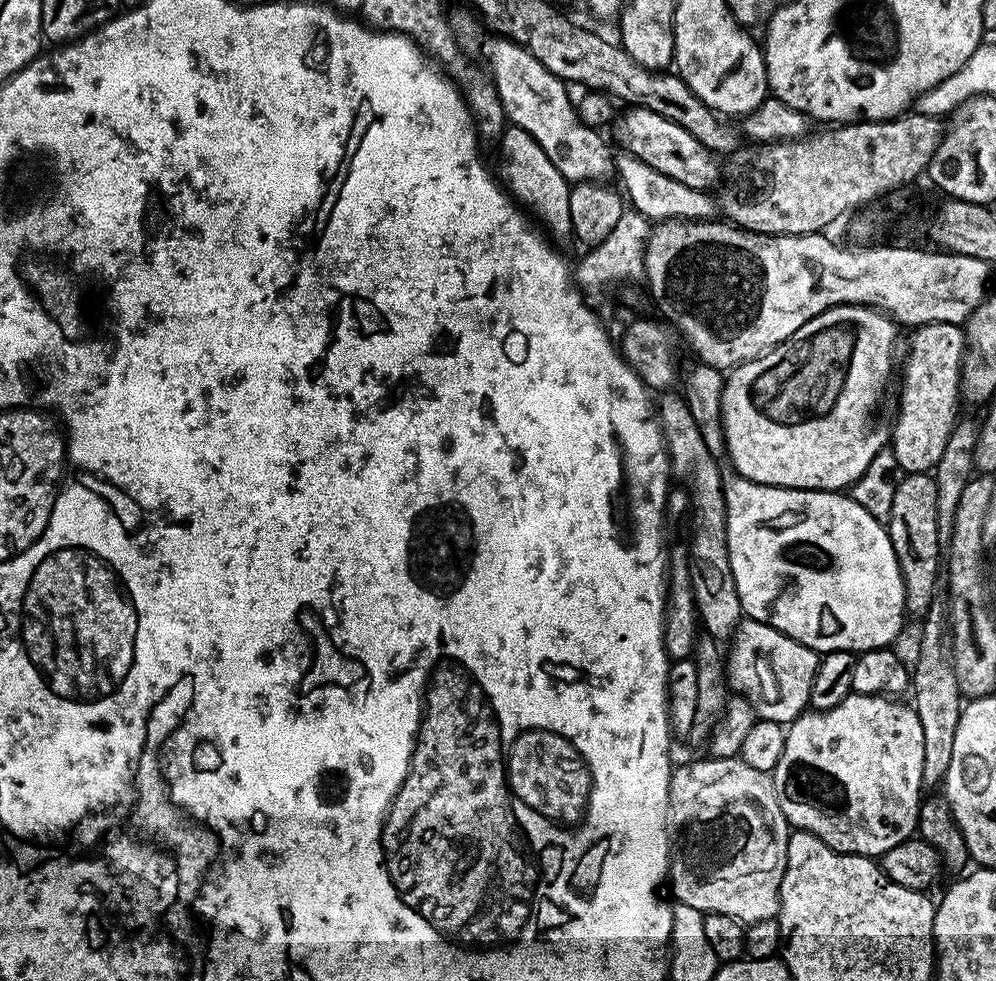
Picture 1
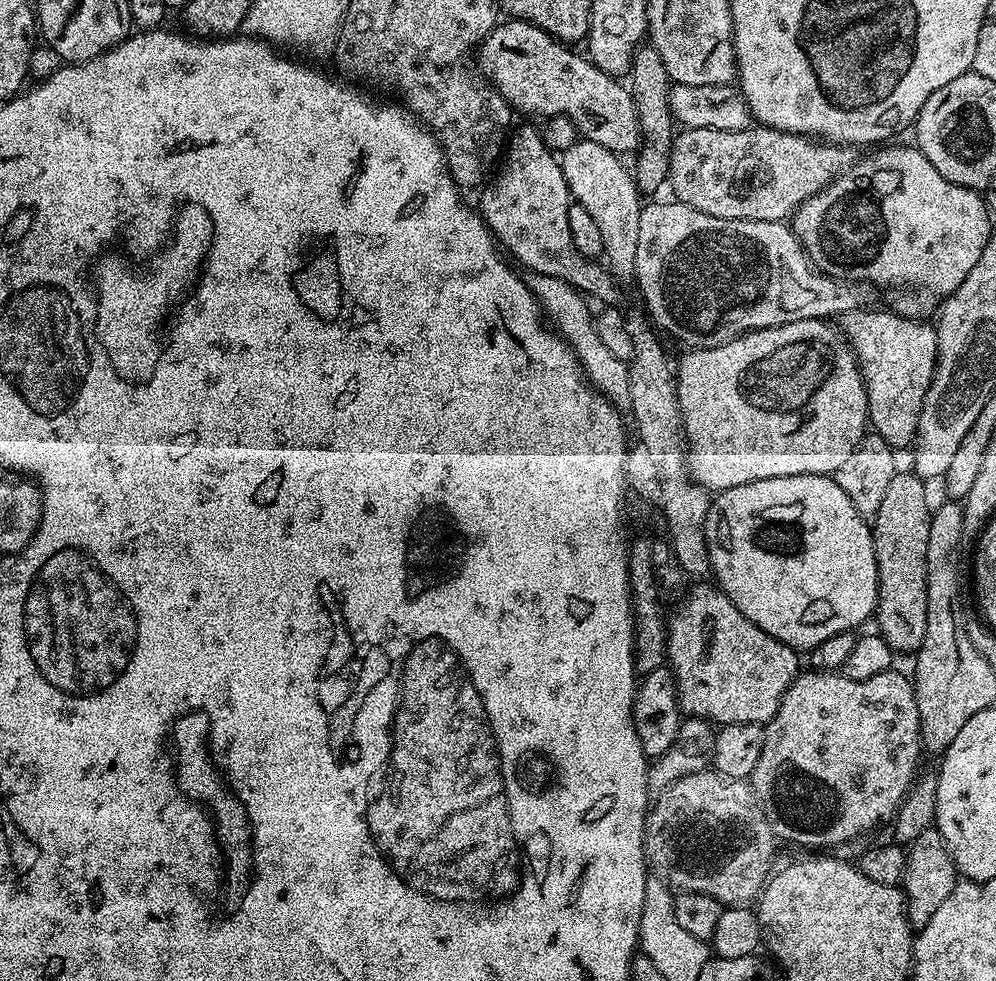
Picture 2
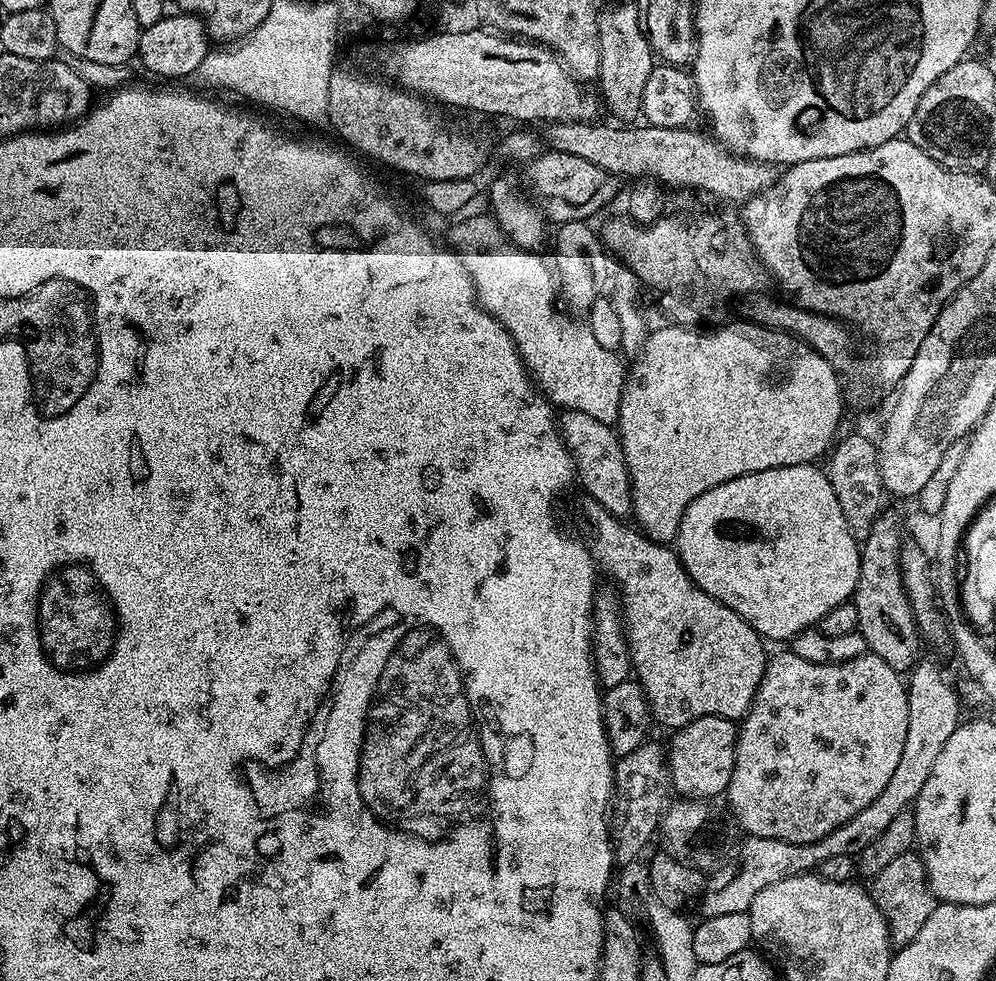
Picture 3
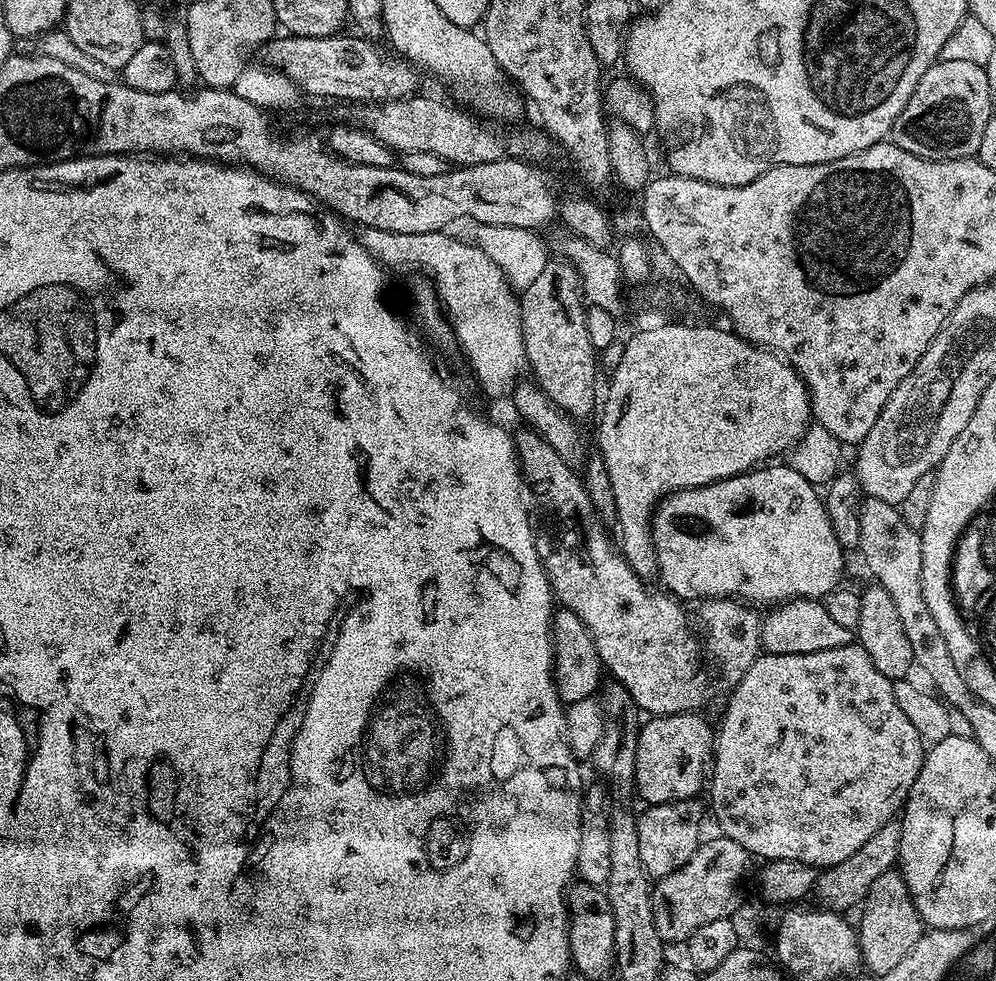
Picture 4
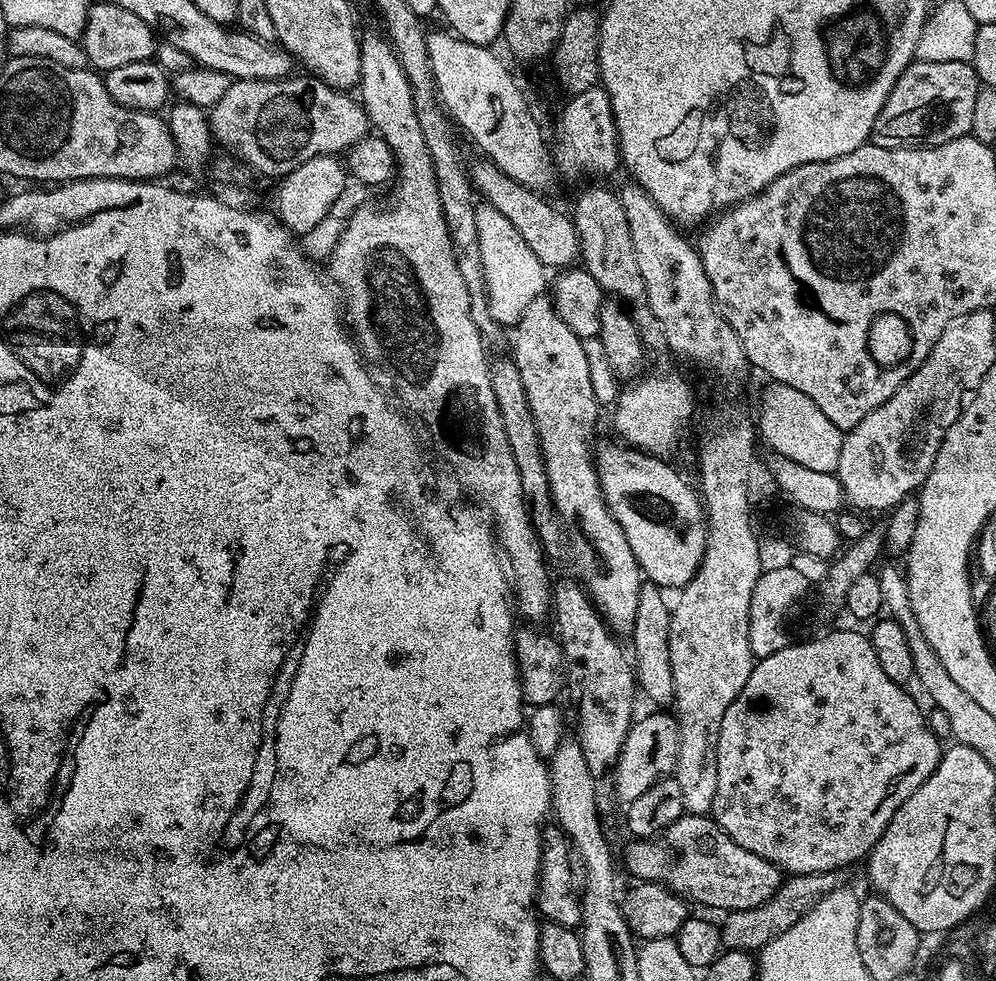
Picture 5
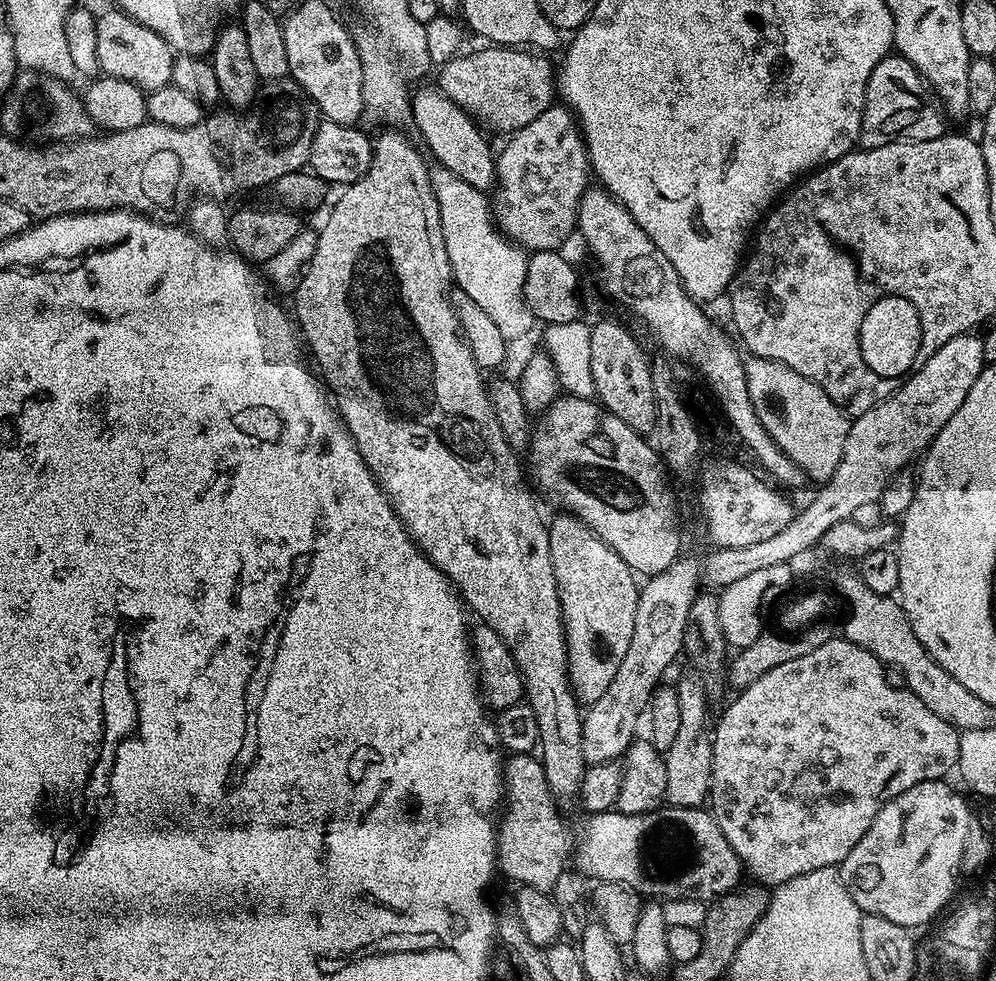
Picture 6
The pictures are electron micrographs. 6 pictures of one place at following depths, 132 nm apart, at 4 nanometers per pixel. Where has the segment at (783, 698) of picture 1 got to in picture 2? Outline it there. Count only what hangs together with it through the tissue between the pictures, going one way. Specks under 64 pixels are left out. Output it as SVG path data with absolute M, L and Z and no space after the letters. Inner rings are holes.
M700 582L683 597L684 613L681 616L669 615L667 625L667 663L676 678L676 697L681 713L685 717L696 717L716 726L725 724L759 724L761 726L774 718L780 699L801 671L802 665L797 649L783 644L778 638L766 634L719 587L706 588Z

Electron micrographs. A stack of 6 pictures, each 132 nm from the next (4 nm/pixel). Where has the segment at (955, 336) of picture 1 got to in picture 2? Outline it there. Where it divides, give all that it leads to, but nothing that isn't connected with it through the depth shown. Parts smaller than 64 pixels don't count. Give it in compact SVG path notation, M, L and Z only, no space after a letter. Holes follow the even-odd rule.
M866 308L844 312L838 317L838 327L860 363L871 431L892 449L900 450L915 441L918 414L934 378L938 338L935 327L924 320L907 320L891 310L870 312Z

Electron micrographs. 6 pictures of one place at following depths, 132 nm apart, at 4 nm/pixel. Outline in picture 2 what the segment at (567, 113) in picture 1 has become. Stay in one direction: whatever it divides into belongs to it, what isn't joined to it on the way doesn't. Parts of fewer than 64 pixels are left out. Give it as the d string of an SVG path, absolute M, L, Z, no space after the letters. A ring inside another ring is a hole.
M583 138L577 139L576 143L564 150L559 157L571 199L582 205L594 218L598 231L602 233L602 246L607 263L611 271L621 278L631 277L636 270L642 193L636 187L633 173L629 169L627 172L620 160L623 159L617 153L606 150L606 146L598 146L598 142L590 142Z

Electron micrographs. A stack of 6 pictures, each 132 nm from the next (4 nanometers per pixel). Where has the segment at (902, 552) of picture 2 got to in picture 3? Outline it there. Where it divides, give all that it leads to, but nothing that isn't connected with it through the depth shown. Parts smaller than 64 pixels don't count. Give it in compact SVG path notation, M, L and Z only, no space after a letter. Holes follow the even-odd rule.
M888 510L881 511L880 517L874 522L874 530L870 530L870 538L860 544L858 582L850 603L858 610L858 631L862 638L866 638L868 651L882 658L882 662L886 662L886 666L895 672L908 674L921 659L922 641L900 573L903 536L899 518Z

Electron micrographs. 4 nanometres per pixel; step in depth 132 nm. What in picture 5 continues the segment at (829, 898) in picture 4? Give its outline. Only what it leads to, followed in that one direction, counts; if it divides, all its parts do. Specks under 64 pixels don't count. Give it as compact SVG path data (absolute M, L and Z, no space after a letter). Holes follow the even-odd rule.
M815 872L814 874L802 874L801 876L789 875L780 885L780 889L772 895L762 906L754 906L754 910L738 910L729 912L723 917L722 935L723 947L733 952L759 953L760 949L770 943L778 934L790 930L806 910L816 905L827 892L833 892L841 887L842 878L840 872Z

